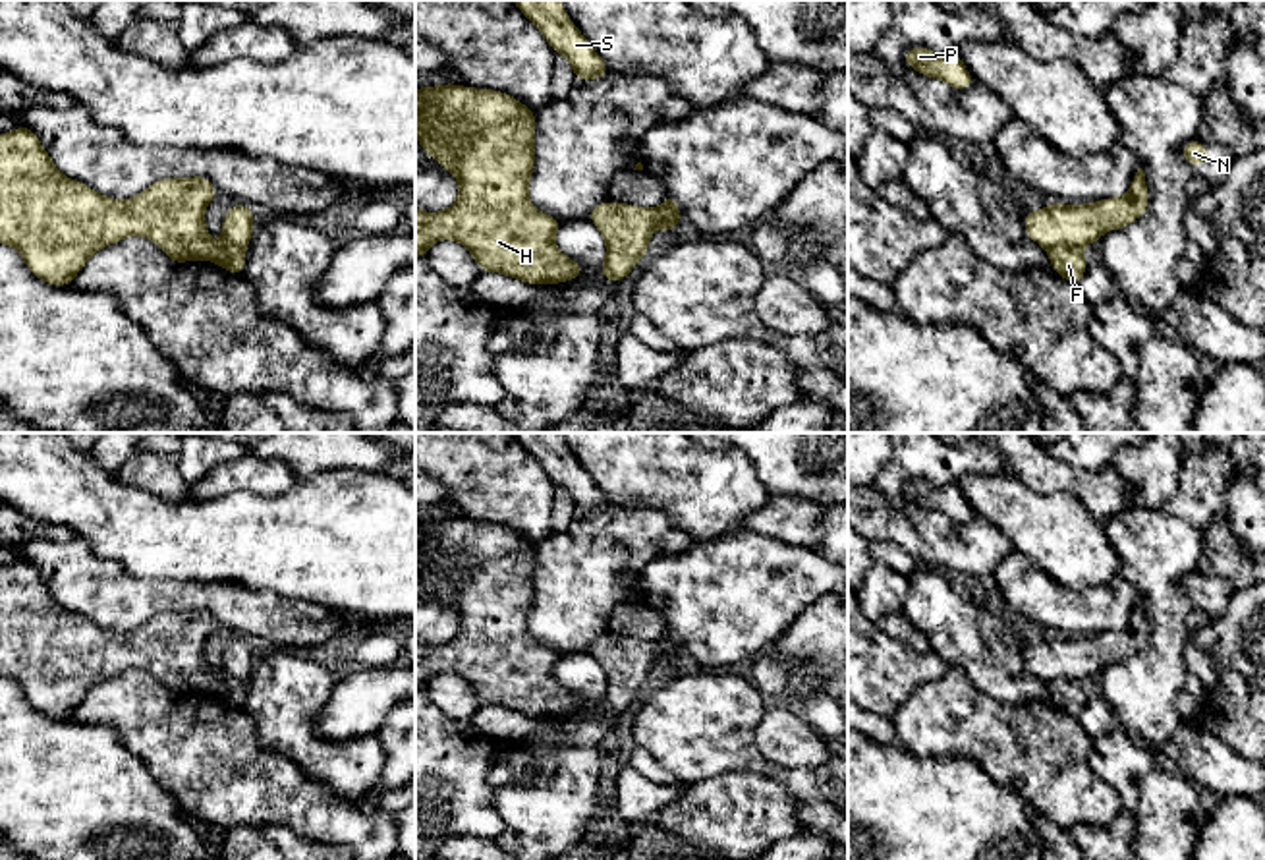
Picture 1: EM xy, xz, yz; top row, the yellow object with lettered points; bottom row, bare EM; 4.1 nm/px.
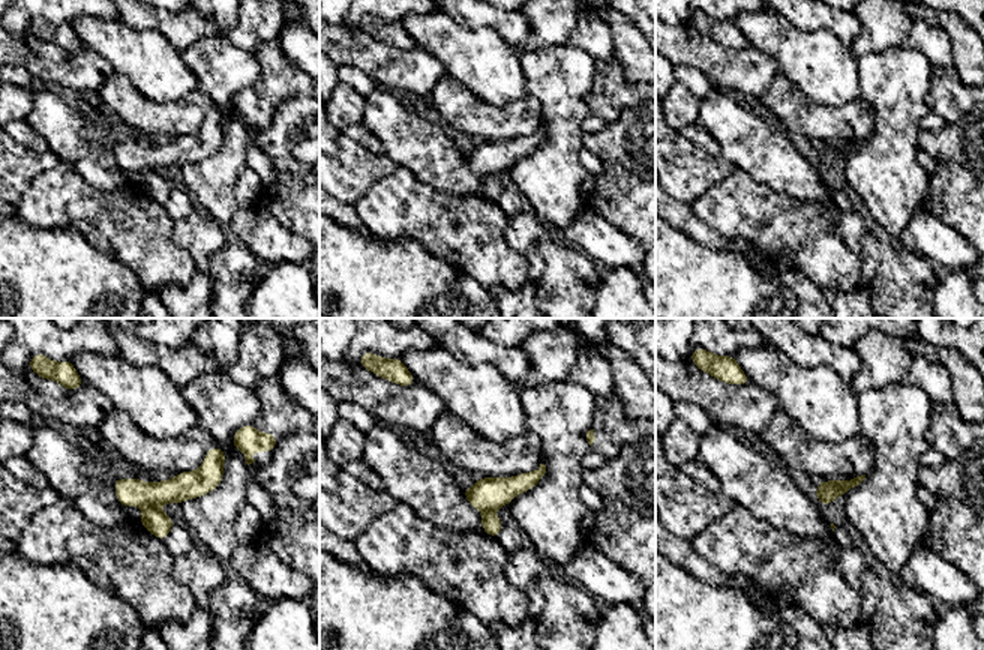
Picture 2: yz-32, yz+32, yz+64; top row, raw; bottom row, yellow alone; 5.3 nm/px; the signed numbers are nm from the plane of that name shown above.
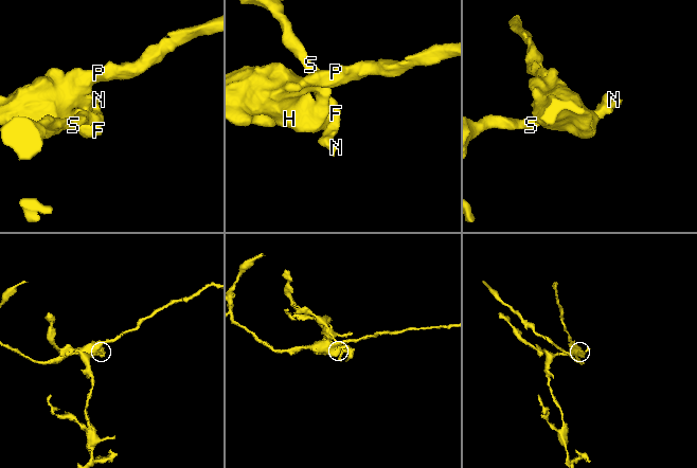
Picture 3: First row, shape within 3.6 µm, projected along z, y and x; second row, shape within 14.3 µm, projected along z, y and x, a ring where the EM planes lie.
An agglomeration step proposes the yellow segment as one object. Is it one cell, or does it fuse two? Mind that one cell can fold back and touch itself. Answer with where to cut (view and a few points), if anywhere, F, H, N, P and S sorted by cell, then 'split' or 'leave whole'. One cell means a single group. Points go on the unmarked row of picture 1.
cut in yz along (1080, 681), (1055, 679), (1049, 685); F H P / N S; split

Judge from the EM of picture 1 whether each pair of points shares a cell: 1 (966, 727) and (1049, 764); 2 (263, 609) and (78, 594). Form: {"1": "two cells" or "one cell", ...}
{"1": "one cell", "2": "one cell"}

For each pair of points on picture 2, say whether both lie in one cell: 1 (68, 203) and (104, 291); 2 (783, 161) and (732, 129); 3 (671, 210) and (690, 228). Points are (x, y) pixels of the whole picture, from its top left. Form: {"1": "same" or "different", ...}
{"1": "different", "2": "same", "3": "same"}

